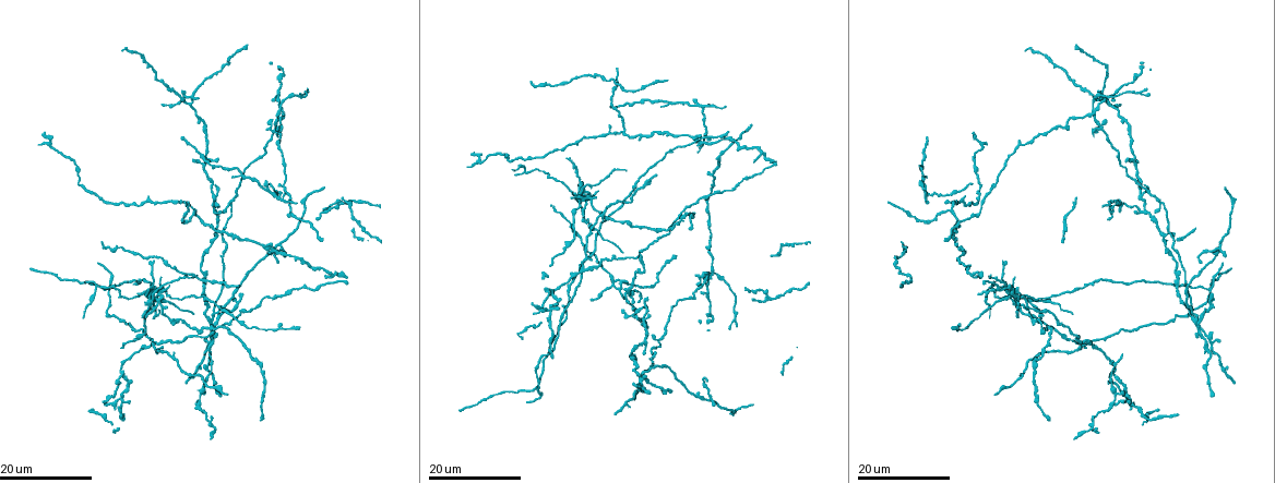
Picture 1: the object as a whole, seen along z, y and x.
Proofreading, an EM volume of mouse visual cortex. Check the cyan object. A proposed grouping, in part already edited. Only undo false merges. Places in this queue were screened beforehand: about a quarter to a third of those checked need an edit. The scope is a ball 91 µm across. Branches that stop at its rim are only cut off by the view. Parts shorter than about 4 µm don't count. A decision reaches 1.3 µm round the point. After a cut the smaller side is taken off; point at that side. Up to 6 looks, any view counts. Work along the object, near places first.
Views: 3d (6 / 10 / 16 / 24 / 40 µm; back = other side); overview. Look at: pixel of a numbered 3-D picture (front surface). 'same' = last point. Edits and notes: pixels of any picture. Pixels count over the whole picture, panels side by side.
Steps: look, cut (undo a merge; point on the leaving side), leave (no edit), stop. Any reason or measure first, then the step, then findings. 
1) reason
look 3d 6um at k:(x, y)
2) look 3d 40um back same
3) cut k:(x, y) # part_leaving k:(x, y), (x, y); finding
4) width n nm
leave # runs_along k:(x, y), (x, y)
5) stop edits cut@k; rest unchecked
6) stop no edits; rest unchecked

calibre changes
look 3d 24um at 1:(980, 212)

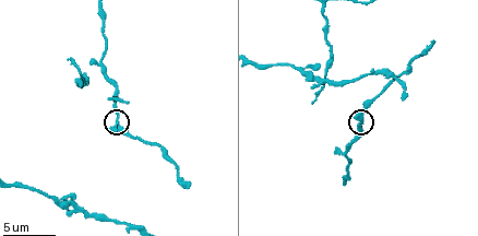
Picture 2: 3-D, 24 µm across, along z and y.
look 3d 6um at 2:(116, 126)

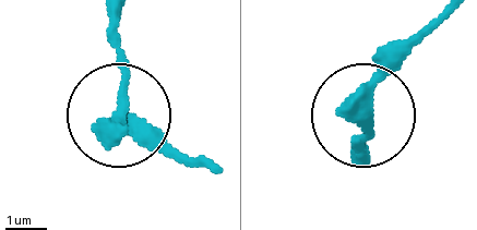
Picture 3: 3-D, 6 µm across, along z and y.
width 290 nm
leave # one neuron here

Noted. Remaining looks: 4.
look 3d 24um at 1:(615, 256)

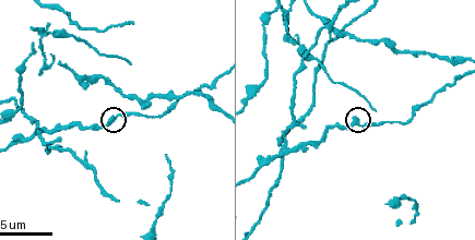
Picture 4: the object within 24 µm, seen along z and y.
closer look
look 3d 10um at 4:(360, 124)

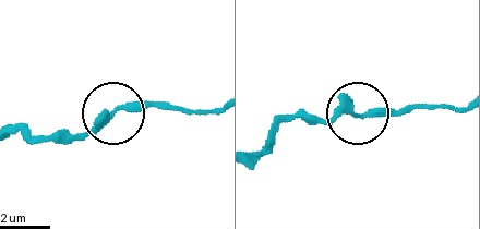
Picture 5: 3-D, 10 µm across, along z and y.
leave # runs_along 5:(213, 113), (126, 107), (66, 142); all the same neuron

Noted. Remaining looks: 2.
four-way junction
look 3d 24um at 1:(1130, 397)

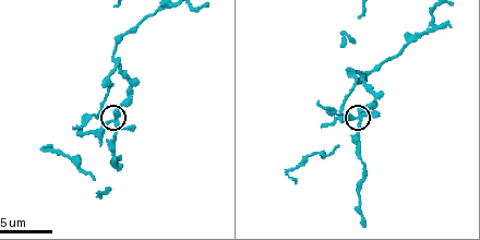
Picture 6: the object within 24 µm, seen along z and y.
look 3d 6um at 6:(114, 120)

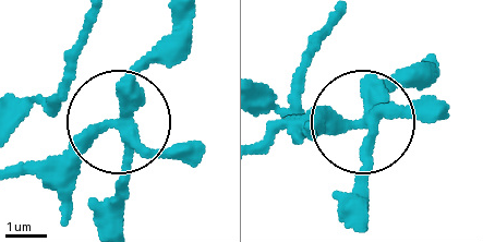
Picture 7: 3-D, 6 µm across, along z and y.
width 280 nm
leave # runs_along 7:(180, 19), (124, 112), (34, 171); continuous, no second neuron

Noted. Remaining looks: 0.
stop no edits; rest unchecked

